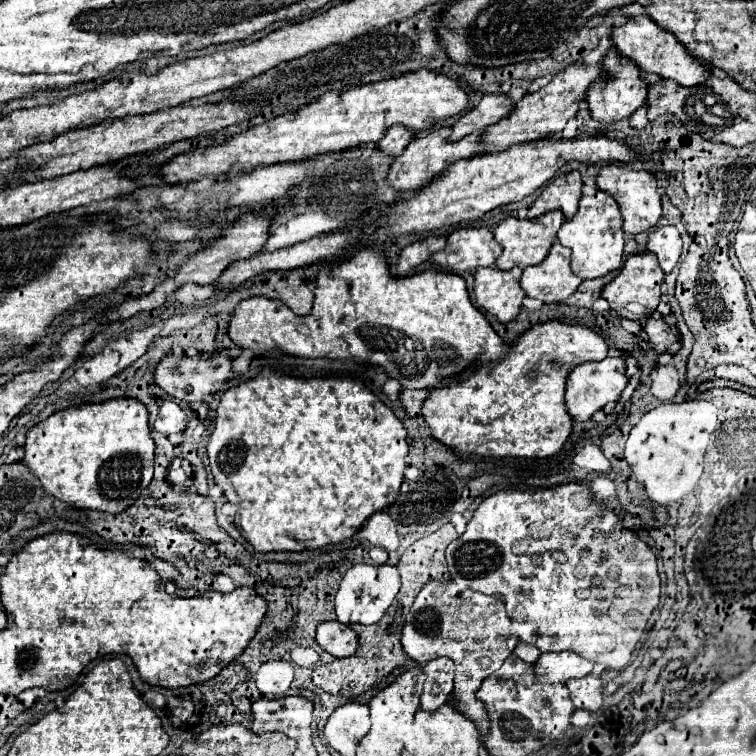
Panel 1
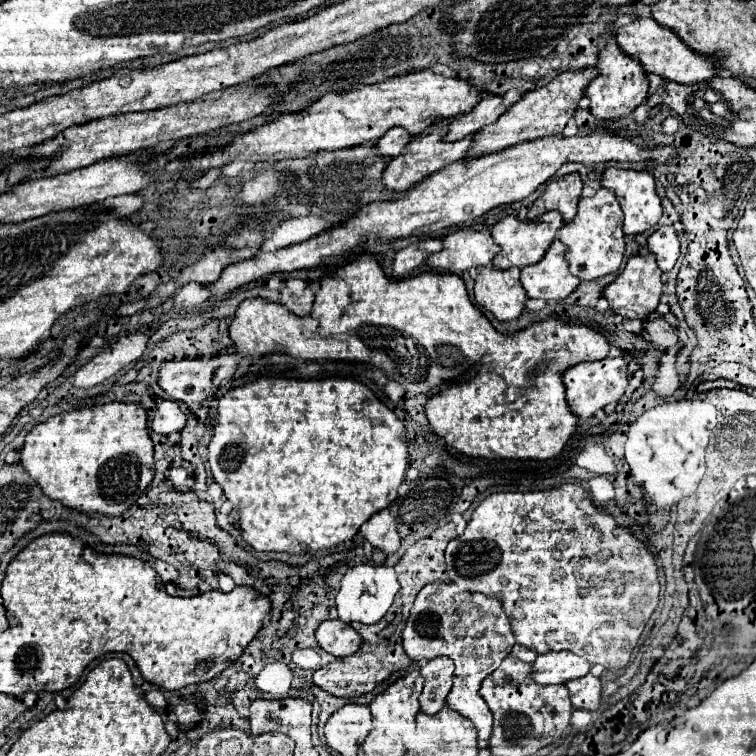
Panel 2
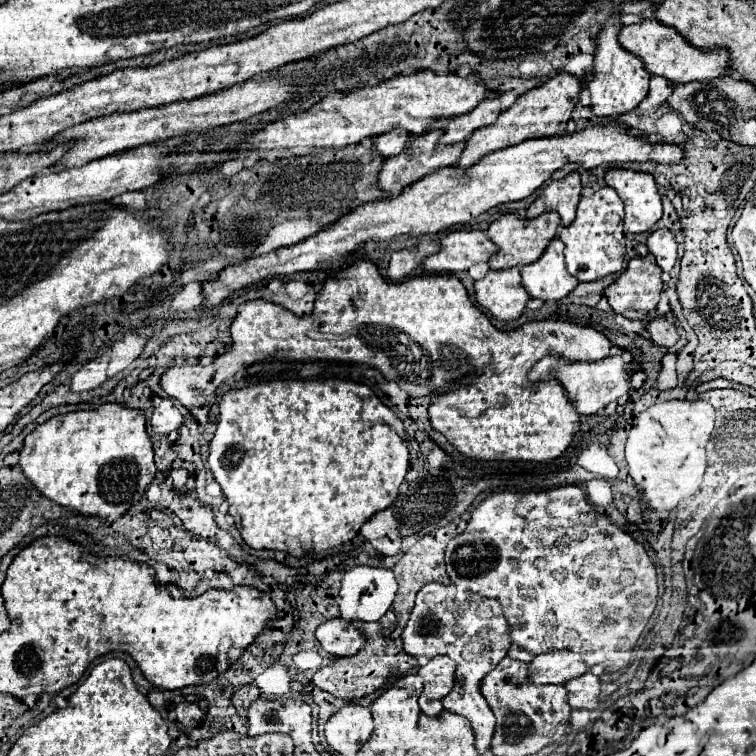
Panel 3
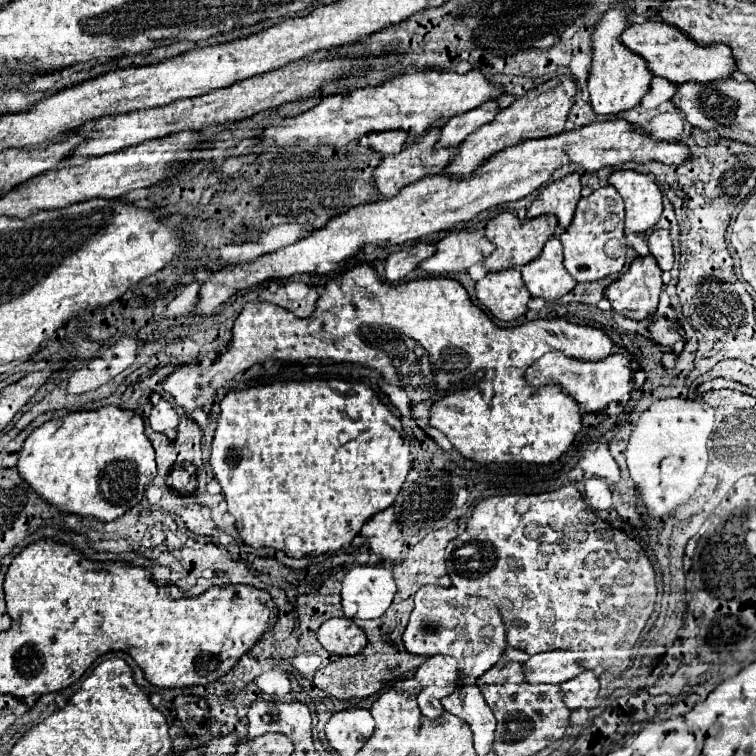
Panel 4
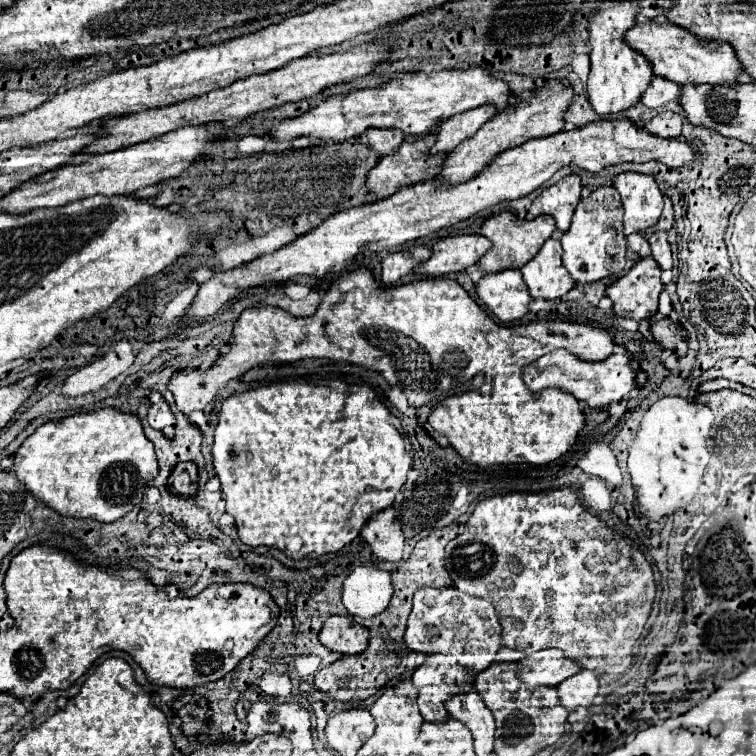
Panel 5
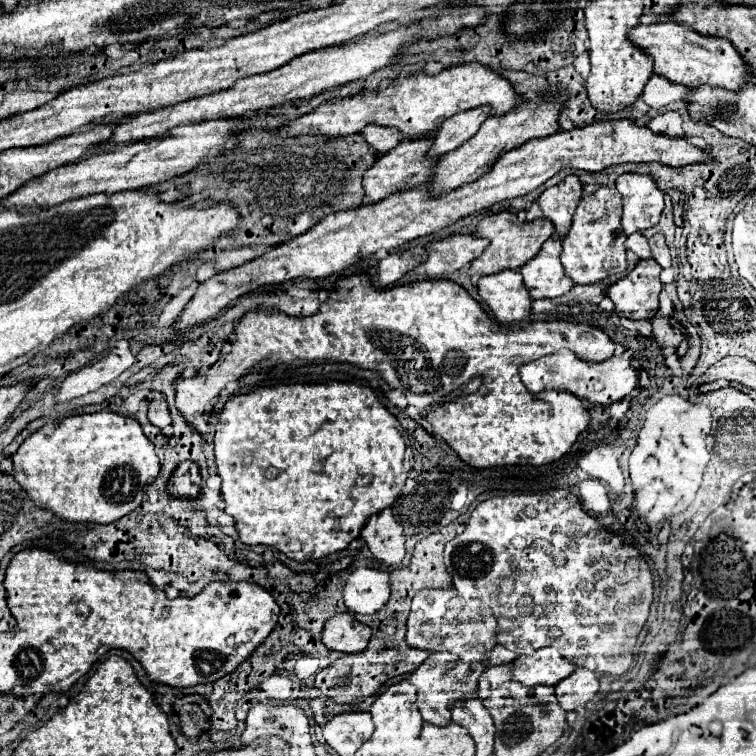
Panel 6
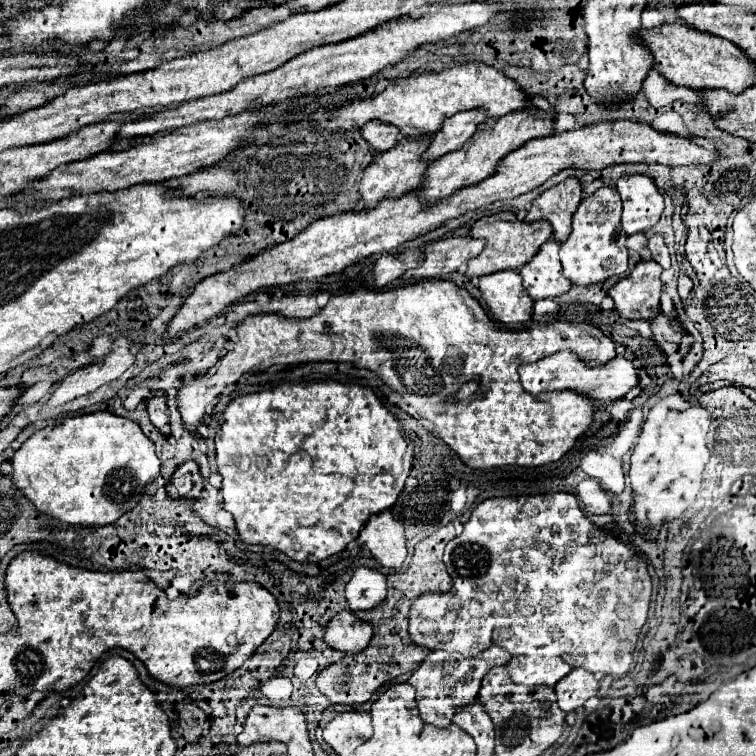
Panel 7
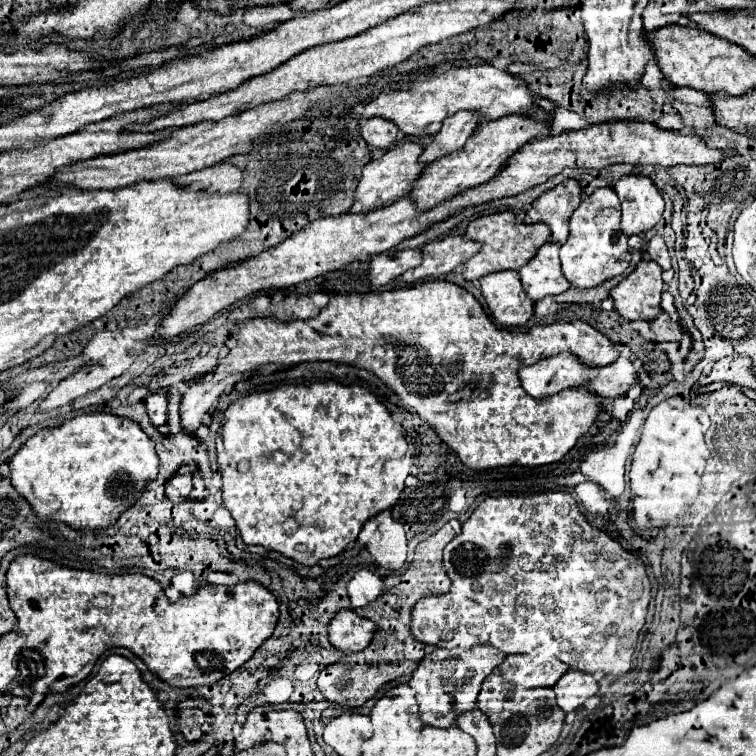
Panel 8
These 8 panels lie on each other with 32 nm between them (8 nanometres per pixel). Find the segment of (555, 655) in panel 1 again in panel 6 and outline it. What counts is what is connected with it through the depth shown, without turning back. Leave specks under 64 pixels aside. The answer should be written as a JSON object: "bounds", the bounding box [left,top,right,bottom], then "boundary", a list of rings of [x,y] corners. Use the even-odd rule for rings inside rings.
{"bounds":[512,656,574,686],"boundary":[[[518,656],[512,662],[512,676],[524,686],[554,686],[574,670],[574,664],[562,656]]]}

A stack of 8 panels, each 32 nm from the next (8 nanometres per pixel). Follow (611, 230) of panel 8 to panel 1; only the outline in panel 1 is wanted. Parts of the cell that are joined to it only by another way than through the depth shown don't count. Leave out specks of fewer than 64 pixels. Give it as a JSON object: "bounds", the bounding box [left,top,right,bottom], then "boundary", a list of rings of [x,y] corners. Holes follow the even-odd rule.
{"bounds":[558,190,624,280],"boundary":[[[598,190],[594,196],[582,196],[580,208],[572,220],[566,220],[558,230],[558,240],[572,250],[570,268],[582,280],[592,280],[606,276],[622,266],[624,252],[624,232],[622,232],[622,214],[608,192]]]}

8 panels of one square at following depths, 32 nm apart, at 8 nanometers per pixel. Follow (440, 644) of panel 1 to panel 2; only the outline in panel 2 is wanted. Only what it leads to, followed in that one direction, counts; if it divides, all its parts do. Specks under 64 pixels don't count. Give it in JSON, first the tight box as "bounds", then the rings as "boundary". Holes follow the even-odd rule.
{"bounds":[402,582,514,748],"boundary":[[[432,582],[426,584],[410,610],[406,628],[402,632],[402,644],[412,660],[422,660],[422,656],[446,654],[456,664],[456,686],[446,696],[446,708],[460,712],[478,730],[478,748],[488,748],[492,736],[492,712],[488,710],[484,698],[478,694],[482,680],[494,672],[500,662],[510,654],[514,646],[512,626],[500,600],[488,598],[484,594],[462,592],[452,582]]]}

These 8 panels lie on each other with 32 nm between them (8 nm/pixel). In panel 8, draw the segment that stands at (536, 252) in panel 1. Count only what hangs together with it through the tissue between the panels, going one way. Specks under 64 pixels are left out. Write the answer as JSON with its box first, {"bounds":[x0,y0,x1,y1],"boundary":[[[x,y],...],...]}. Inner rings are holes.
{"bounds":[462,212,550,280],"boundary":[[[496,212],[472,220],[464,230],[464,238],[482,244],[482,250],[474,258],[464,262],[462,270],[464,280],[476,280],[500,270],[520,270],[538,252],[538,248],[550,240],[550,232],[544,224],[518,224],[512,212]]]}

